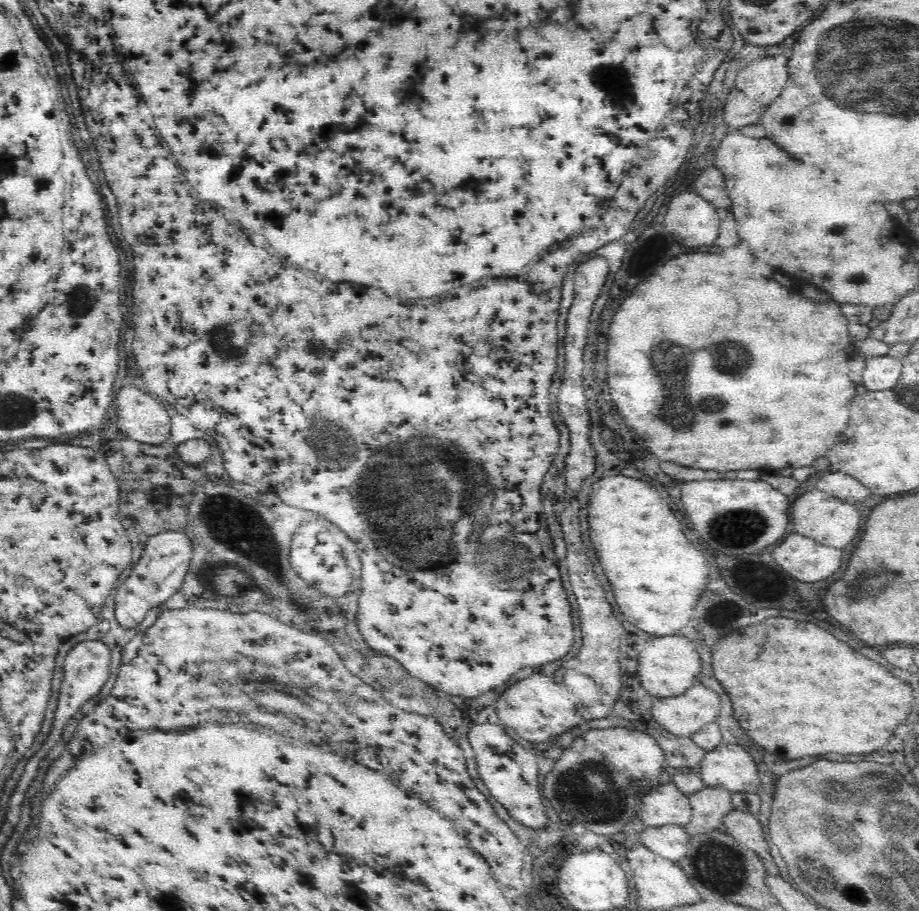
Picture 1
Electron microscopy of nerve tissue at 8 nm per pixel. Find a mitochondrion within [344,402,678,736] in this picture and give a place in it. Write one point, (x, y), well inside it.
(491, 554)

